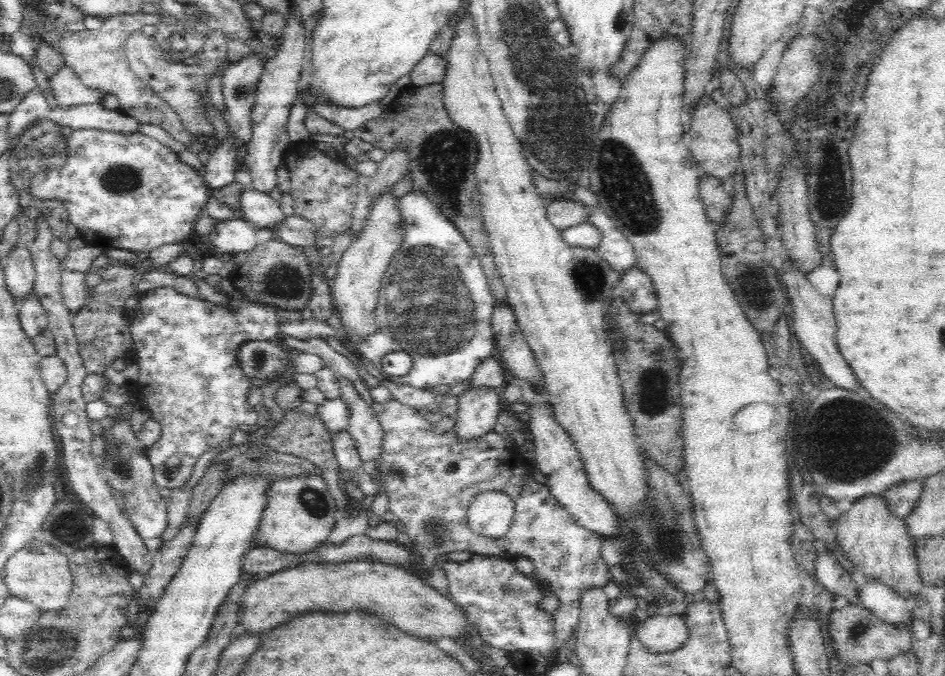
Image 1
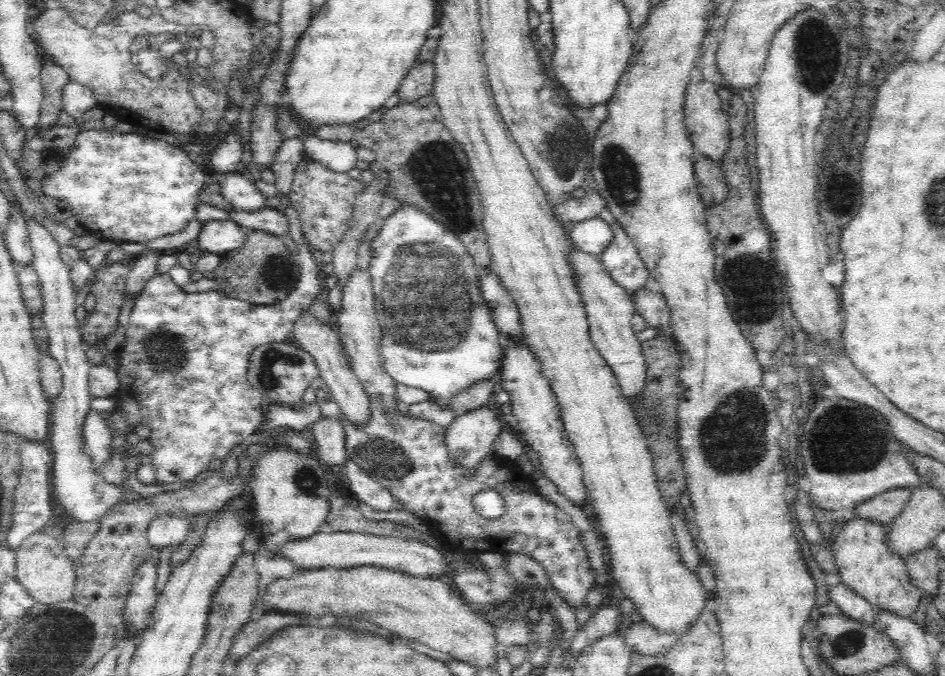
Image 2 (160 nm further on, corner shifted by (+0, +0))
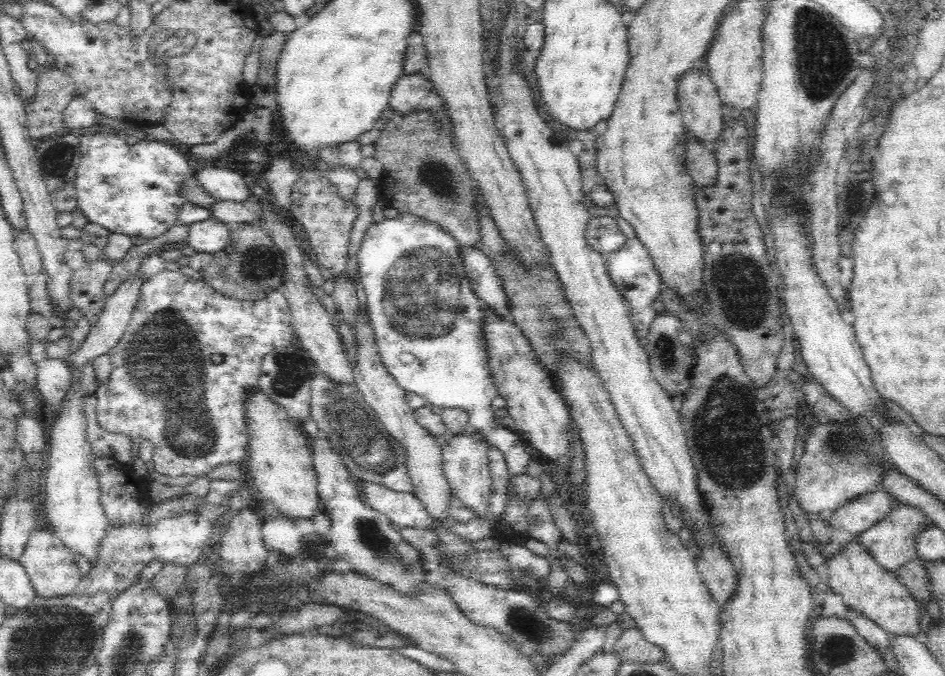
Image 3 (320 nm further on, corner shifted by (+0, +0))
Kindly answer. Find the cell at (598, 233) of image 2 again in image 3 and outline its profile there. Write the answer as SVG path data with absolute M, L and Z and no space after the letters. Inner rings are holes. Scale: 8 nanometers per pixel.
M611 216L591 217L586 229L588 244L603 256L625 246L627 237Z

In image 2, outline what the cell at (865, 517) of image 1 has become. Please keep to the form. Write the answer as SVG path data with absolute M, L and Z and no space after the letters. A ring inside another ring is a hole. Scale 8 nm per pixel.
M850 519L838 533L831 550L840 583L864 597L875 610L888 611L898 617L910 618L918 610L922 594L908 577L905 559L894 555L886 545L886 529L868 519Z

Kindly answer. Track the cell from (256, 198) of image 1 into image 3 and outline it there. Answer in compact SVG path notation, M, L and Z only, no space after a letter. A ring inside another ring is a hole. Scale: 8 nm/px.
M212 166L200 170L199 167L193 176L202 189L215 200L242 202L253 198L250 187L246 185L242 175L232 170Z

